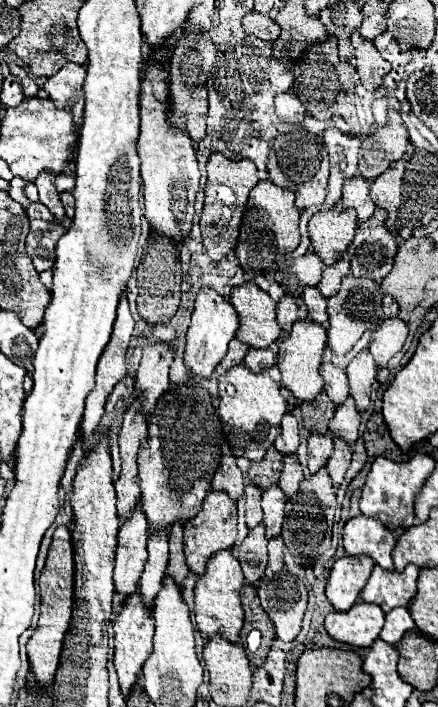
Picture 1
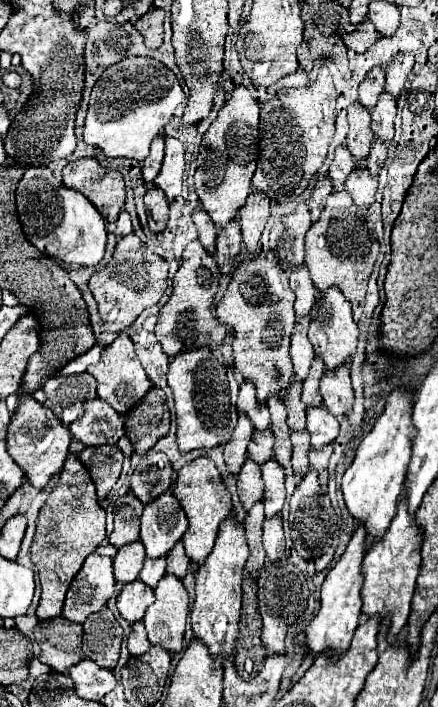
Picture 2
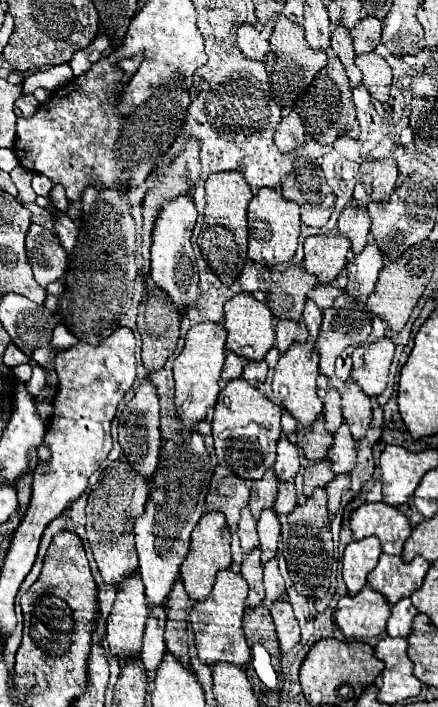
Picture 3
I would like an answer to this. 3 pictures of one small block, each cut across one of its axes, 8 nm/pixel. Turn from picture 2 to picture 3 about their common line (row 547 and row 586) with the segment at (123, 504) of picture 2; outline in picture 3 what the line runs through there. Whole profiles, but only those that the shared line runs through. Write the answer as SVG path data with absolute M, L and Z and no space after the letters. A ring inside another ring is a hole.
M126 458L114 460L92 486L86 506L86 534L92 546L94 558L102 572L104 582L114 584L116 588L122 586L124 580L136 574L138 570L138 556L134 550L134 522L138 516L144 514L144 504L148 500L148 484L142 476L134 474L132 466Z

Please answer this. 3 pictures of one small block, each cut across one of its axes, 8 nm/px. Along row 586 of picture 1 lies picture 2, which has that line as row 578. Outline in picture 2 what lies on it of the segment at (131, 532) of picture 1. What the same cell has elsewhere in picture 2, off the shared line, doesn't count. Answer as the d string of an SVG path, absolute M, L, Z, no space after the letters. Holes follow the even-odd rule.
M140 540L118 548L118 554L114 556L114 578L116 578L116 582L128 584L132 580L138 580L144 558L146 558L146 554L144 554L144 546Z

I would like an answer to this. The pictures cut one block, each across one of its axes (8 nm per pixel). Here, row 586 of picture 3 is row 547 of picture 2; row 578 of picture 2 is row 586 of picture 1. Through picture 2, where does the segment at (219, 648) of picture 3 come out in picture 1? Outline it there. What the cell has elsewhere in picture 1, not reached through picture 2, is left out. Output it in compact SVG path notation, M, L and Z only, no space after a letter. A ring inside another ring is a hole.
M220 550L216 554L210 556L210 560L206 562L206 572L198 578L196 582L196 608L194 608L194 616L196 616L196 626L204 636L214 636L214 634L222 634L224 638L228 638L230 642L236 642L242 630L242 620L244 620L244 612L240 606L240 590L244 586L244 574L240 570L240 562L232 556L230 550Z

